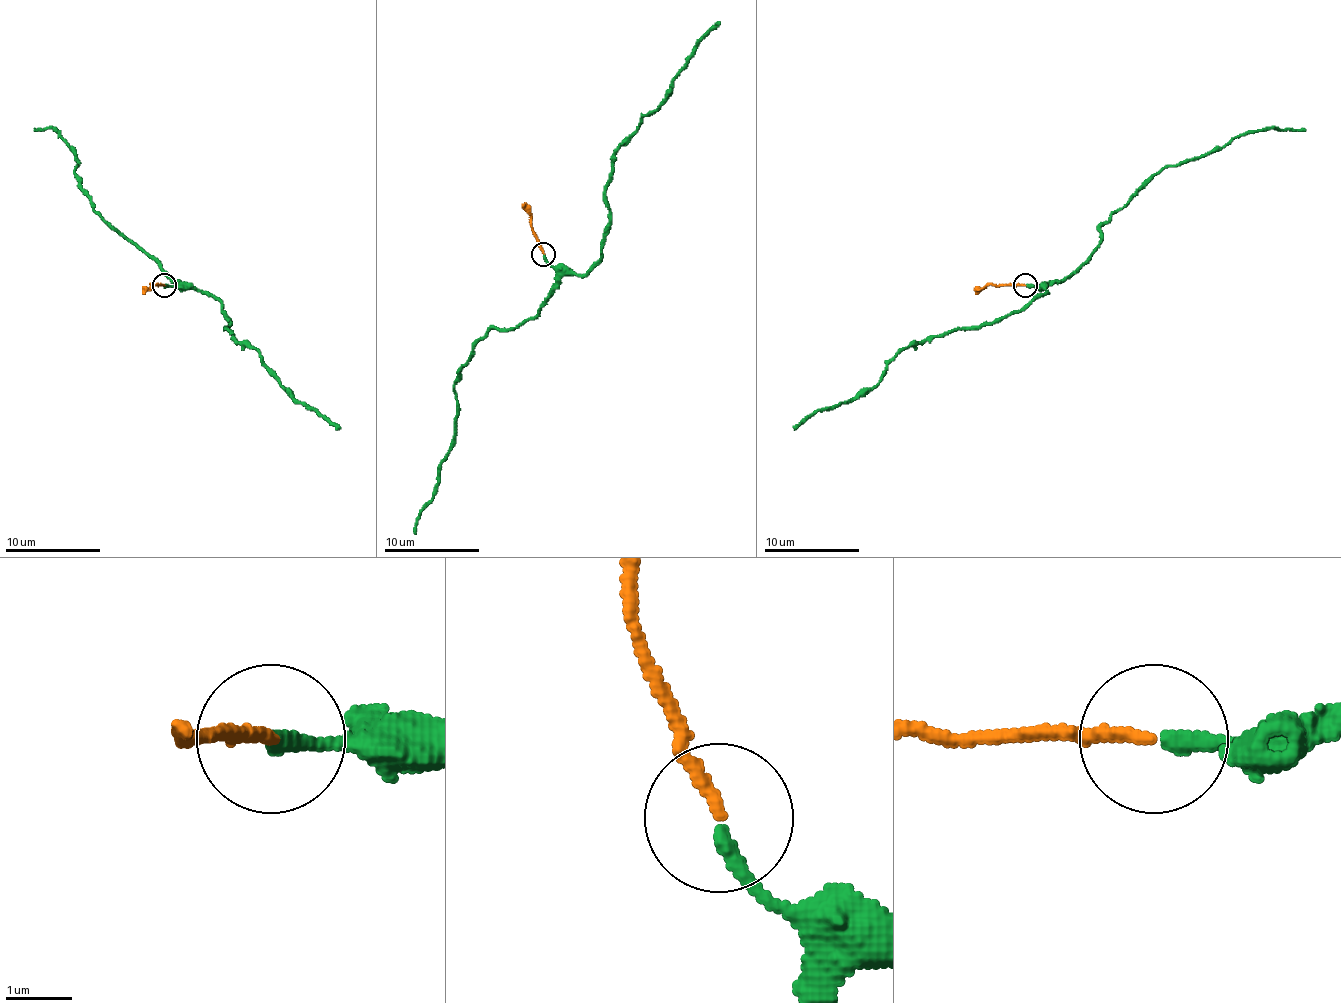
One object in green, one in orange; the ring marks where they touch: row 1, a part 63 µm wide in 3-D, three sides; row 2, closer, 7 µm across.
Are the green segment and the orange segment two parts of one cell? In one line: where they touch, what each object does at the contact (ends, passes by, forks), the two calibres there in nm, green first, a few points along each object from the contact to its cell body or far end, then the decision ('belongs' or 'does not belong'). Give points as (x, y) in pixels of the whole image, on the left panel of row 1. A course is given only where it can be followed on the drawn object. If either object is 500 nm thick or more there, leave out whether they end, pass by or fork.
place (164, 285); green ends; orange ends; calibres 240 and 180 nm; course green (164, 285), (176, 282), (93, 208), (74, 173), (76, 154), (52, 127), (36, 130); course orange (164, 285), (152, 285), (143, 294); belongs

